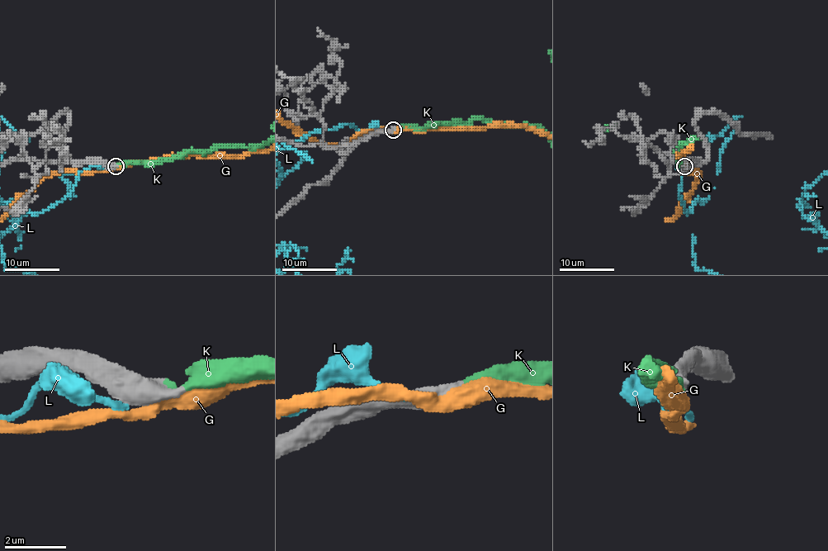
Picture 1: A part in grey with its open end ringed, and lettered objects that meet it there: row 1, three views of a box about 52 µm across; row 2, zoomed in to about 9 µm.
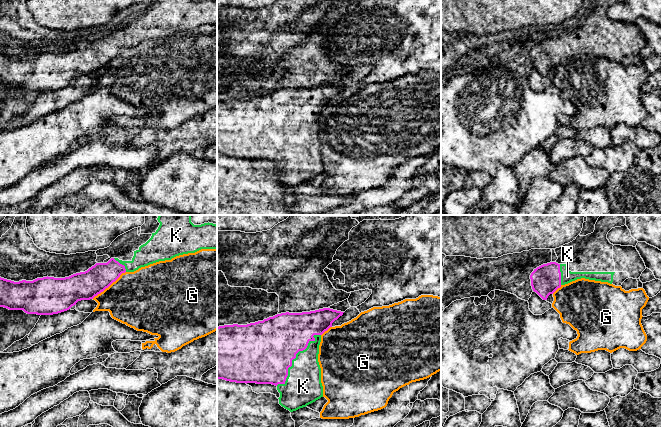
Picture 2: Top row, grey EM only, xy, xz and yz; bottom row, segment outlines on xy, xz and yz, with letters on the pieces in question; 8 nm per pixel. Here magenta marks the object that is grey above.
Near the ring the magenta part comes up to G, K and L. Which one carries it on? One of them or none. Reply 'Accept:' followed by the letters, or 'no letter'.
Accept: K

